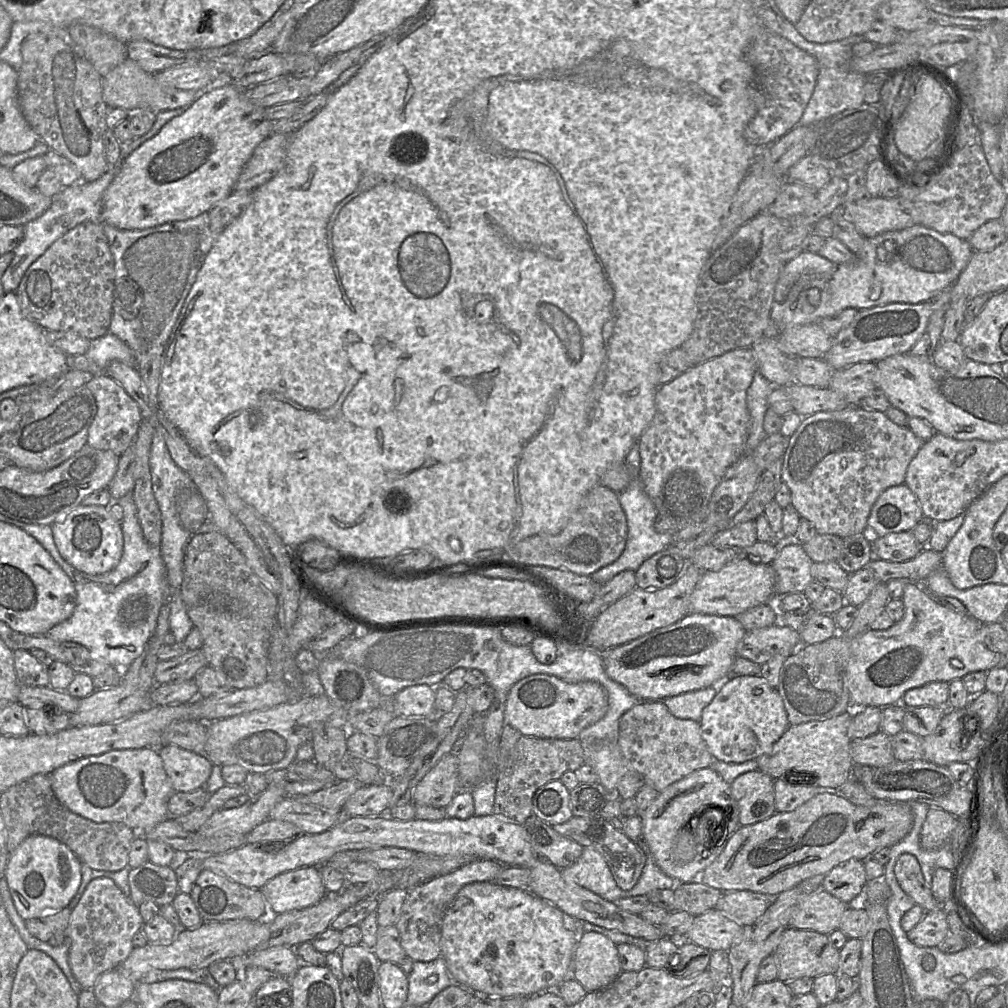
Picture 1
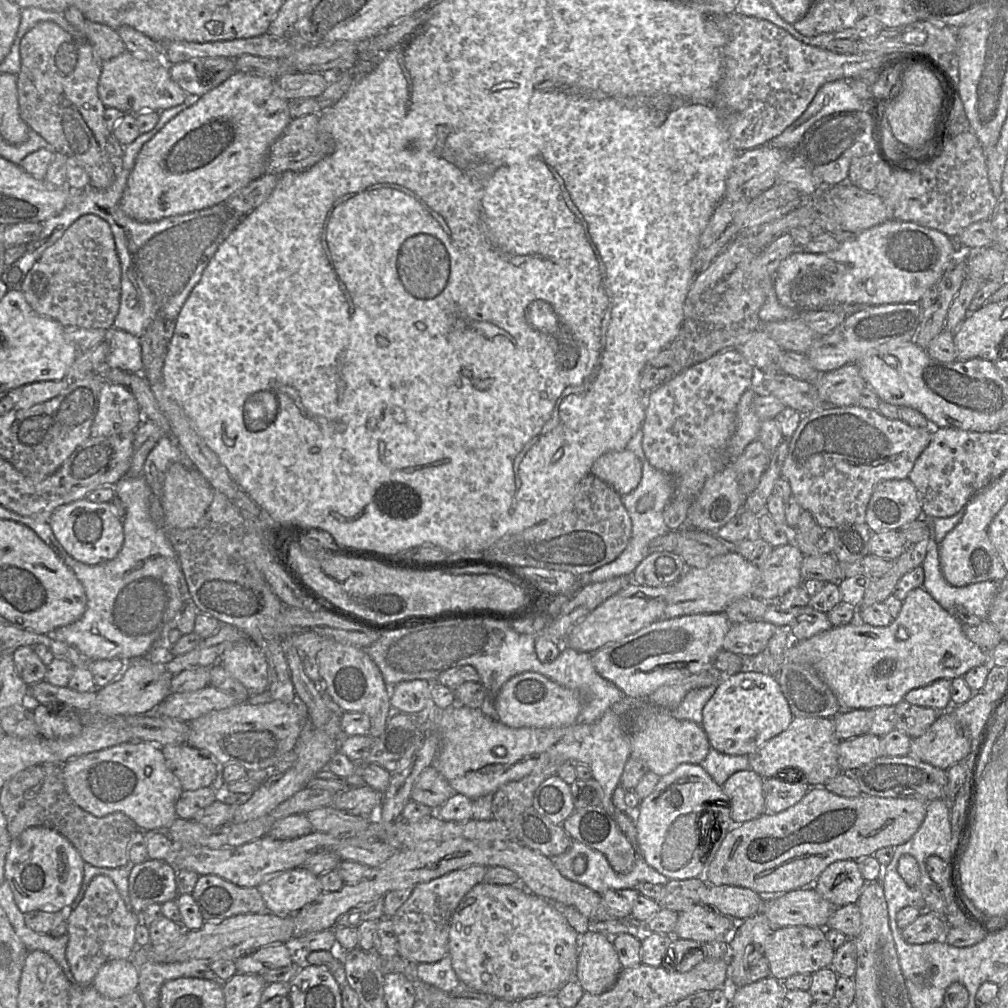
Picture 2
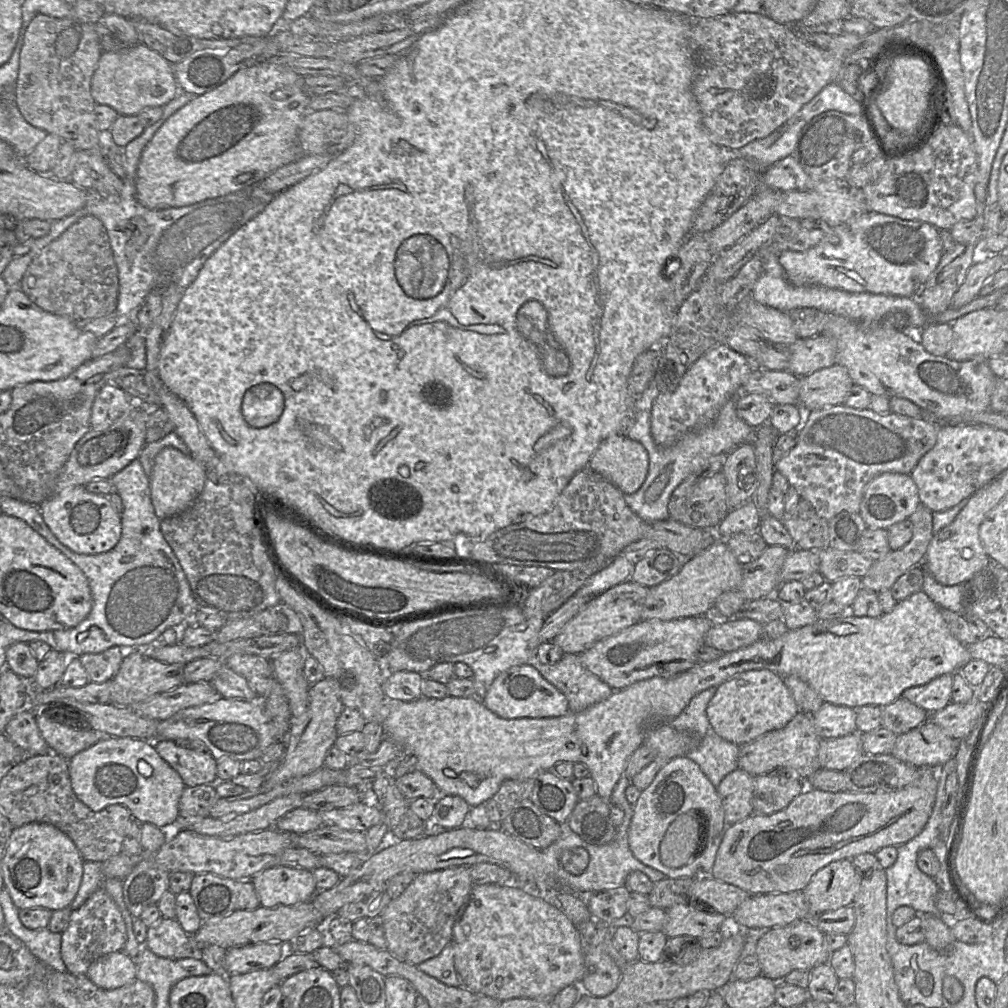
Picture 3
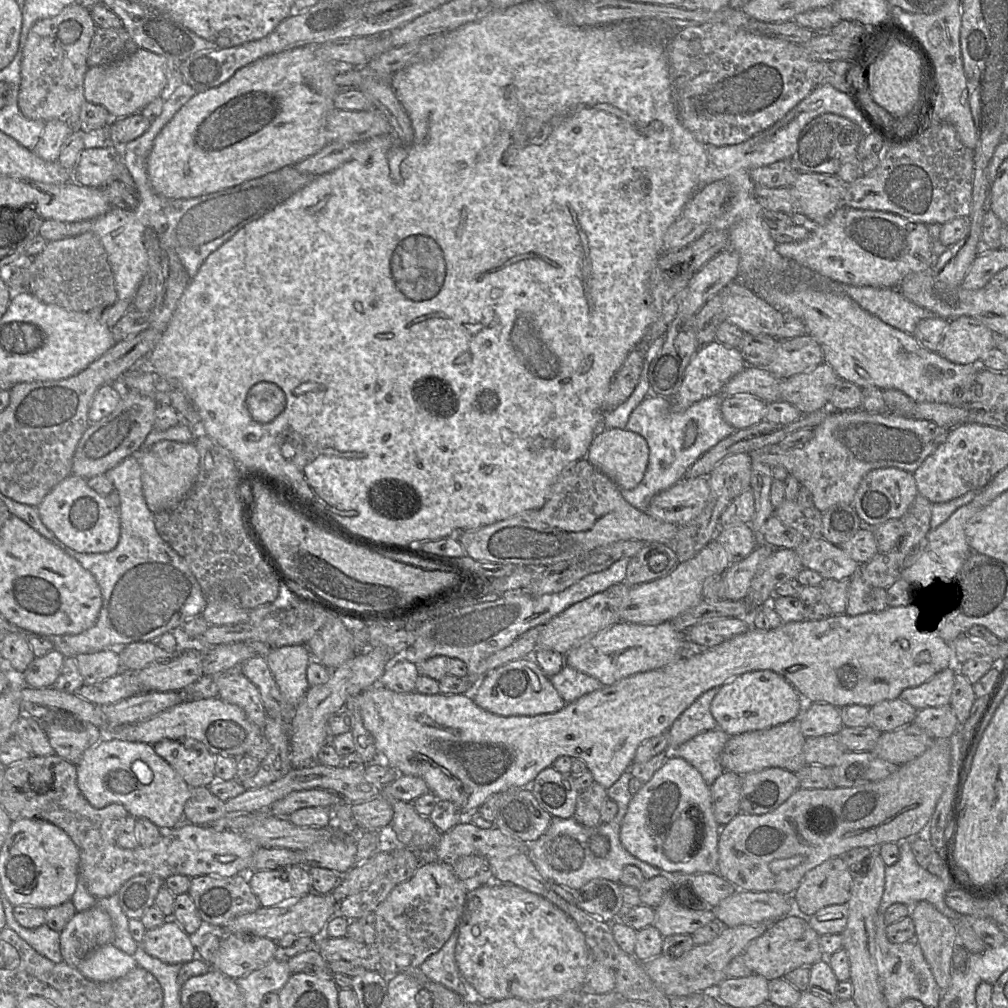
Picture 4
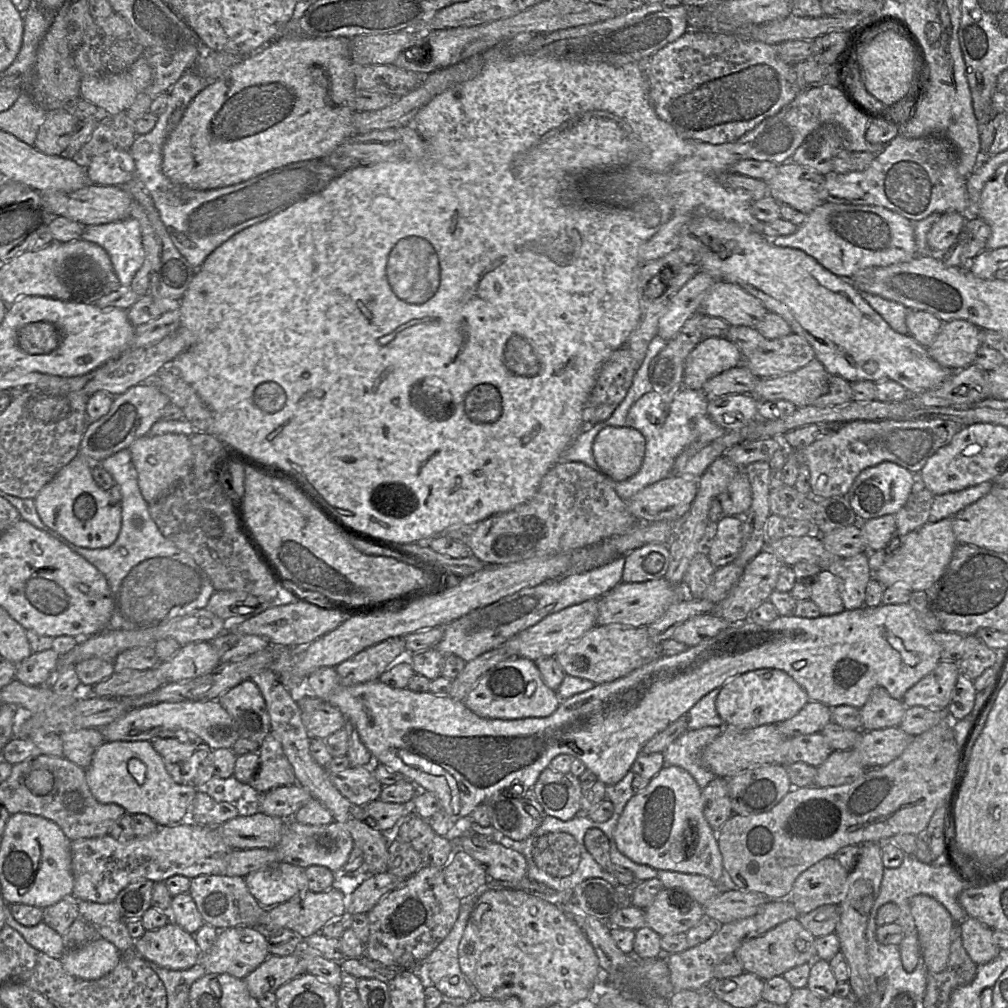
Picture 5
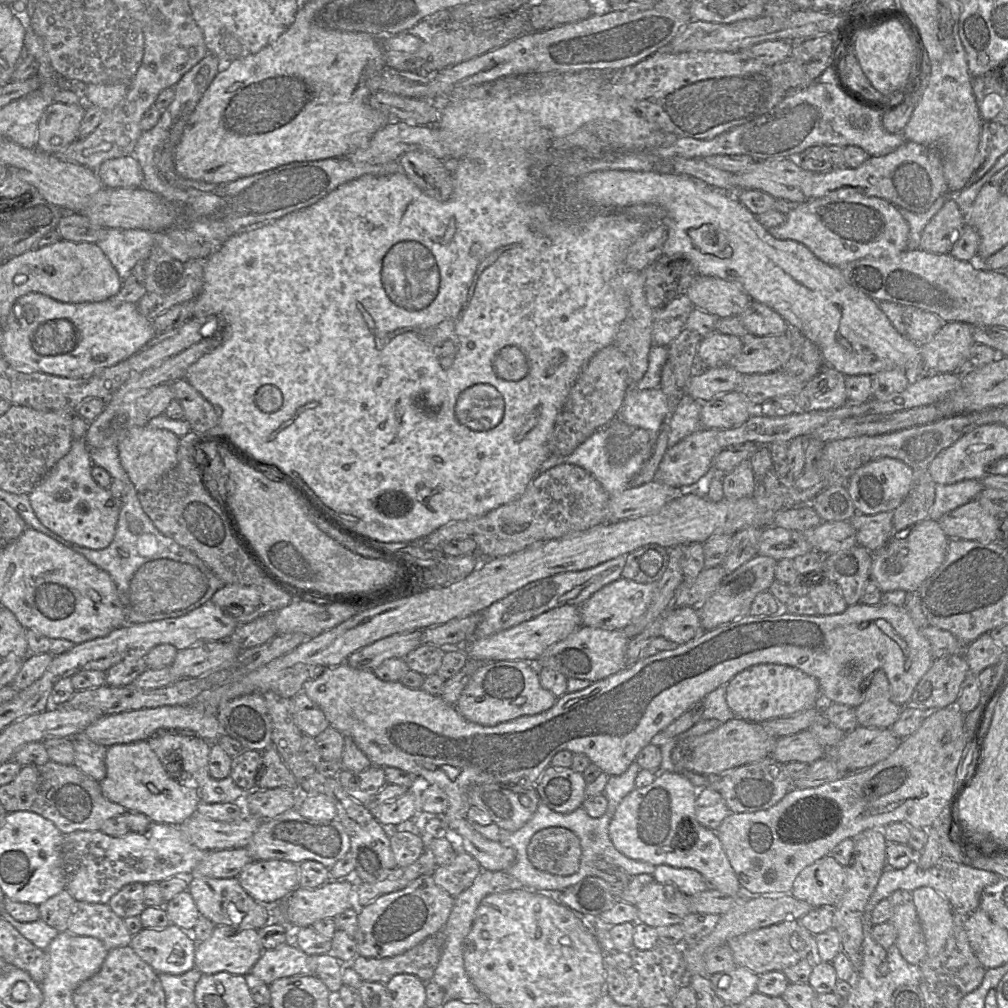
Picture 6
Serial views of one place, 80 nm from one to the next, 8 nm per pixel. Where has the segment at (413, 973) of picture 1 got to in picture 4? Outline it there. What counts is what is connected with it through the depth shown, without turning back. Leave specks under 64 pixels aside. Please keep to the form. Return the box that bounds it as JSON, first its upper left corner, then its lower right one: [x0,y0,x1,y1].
[419,926,466,997]

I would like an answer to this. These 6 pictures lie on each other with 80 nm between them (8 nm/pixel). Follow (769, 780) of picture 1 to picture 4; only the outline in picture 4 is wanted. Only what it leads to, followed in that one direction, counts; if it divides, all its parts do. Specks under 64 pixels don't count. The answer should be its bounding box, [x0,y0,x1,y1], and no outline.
[710,771,742,826]

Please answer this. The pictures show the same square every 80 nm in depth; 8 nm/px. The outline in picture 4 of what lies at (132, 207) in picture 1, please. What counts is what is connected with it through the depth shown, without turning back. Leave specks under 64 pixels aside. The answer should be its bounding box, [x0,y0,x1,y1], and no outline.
[147,46,339,199]

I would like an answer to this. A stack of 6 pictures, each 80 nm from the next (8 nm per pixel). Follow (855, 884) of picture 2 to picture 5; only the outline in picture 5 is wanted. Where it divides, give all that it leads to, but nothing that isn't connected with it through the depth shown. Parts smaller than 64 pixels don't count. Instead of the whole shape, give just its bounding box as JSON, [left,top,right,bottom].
[789,856,849,914]

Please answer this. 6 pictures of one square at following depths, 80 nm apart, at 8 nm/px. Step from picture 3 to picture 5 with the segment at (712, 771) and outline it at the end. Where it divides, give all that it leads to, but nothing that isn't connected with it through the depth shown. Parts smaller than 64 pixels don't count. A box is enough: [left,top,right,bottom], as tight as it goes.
[664,727,723,790]

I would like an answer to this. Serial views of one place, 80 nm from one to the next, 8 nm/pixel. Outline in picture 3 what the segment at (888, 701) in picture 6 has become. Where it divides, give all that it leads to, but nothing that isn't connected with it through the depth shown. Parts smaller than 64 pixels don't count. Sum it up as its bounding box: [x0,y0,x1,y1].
[881,698,929,735]

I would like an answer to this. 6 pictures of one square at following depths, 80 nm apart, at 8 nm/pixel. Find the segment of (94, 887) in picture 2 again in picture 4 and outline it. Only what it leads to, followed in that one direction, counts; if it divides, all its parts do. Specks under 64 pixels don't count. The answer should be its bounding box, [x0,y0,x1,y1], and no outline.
[60,907,115,967]

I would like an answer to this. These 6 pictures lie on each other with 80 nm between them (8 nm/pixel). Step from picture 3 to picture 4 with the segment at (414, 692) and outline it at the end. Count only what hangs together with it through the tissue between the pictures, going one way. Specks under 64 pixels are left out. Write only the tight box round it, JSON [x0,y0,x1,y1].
[379,658,418,693]

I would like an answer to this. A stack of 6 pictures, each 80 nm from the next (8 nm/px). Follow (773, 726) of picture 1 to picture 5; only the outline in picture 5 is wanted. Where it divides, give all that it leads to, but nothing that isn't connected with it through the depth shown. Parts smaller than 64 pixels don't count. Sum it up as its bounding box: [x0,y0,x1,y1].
[716,668,810,728]

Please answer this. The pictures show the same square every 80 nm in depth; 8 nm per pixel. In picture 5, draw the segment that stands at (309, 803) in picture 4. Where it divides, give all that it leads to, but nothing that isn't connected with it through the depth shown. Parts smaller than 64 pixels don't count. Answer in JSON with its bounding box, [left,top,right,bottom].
[258,785,313,820]

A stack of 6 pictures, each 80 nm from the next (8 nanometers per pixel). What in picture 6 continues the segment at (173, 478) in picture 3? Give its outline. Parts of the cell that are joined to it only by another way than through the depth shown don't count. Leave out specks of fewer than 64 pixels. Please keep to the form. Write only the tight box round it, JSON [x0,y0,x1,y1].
[117,425,180,493]

